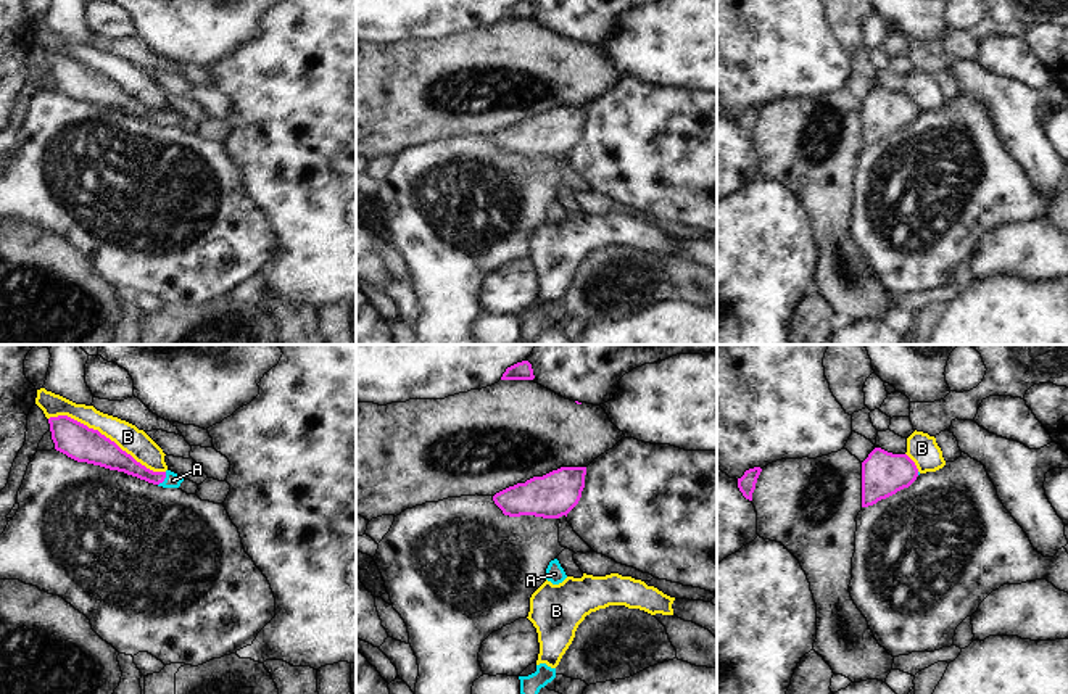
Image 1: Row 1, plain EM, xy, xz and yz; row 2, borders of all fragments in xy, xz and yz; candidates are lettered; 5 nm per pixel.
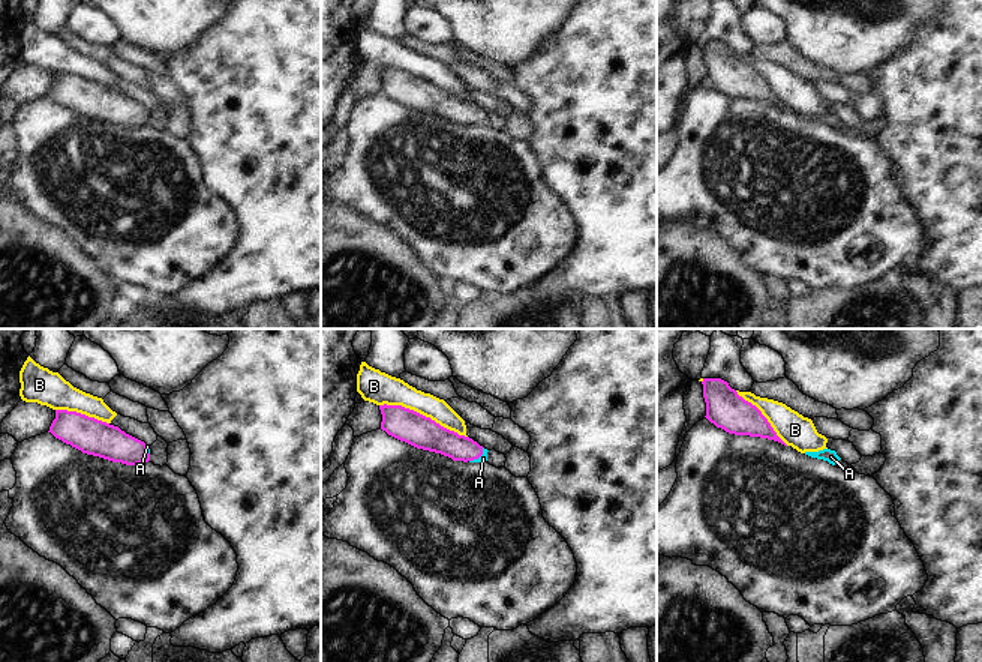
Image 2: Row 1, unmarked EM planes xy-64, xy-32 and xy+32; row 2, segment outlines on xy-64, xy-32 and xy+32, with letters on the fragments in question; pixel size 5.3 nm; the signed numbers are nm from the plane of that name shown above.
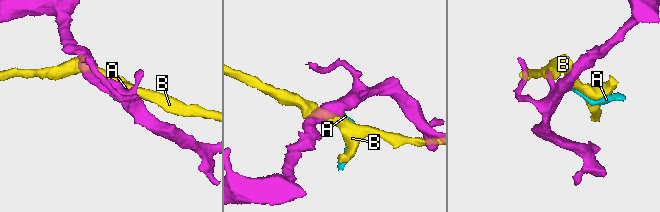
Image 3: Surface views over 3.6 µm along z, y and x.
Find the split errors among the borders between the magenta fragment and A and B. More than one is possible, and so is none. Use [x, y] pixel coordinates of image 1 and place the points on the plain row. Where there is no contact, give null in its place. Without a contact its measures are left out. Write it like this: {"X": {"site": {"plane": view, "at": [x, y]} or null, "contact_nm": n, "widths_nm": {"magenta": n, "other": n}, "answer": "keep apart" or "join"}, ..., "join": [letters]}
{"A": {"site": {"plane": "xy", "at": [165, 116]}, "contact_nm": 80, "widths_nm": {"magenta": 110, "other": 80}, "answer": "join"}, "B": {"site": {"plane": "xy", "at": [105, 76]}, "contact_nm": 650, "widths_nm": {"magenta": 180, "other": 140}, "answer": "keep apart"}, "join": ["A"]}

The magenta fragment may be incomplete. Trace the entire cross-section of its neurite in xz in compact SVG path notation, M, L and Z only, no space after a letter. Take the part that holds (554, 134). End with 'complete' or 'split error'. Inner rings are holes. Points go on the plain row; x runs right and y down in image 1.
M561 106L543 116L509 126L493 135L504 155L559 158L578 143L586 106Z | complete

